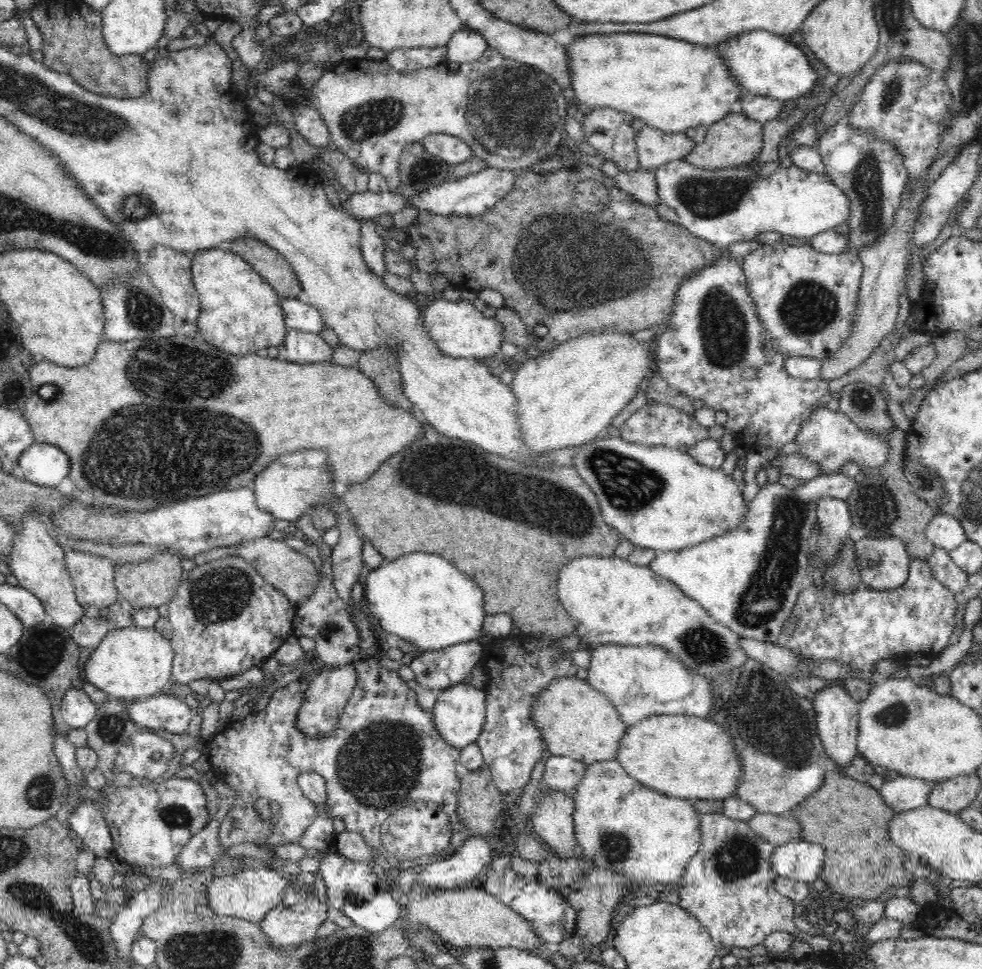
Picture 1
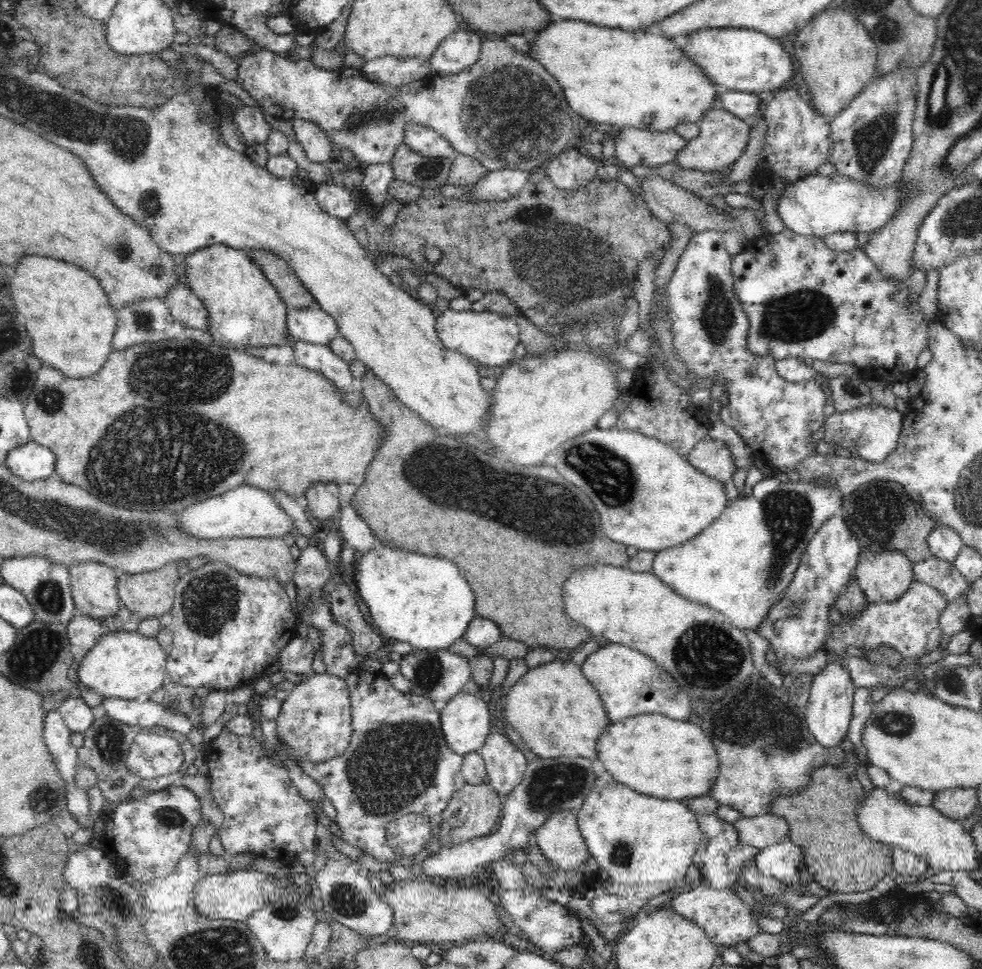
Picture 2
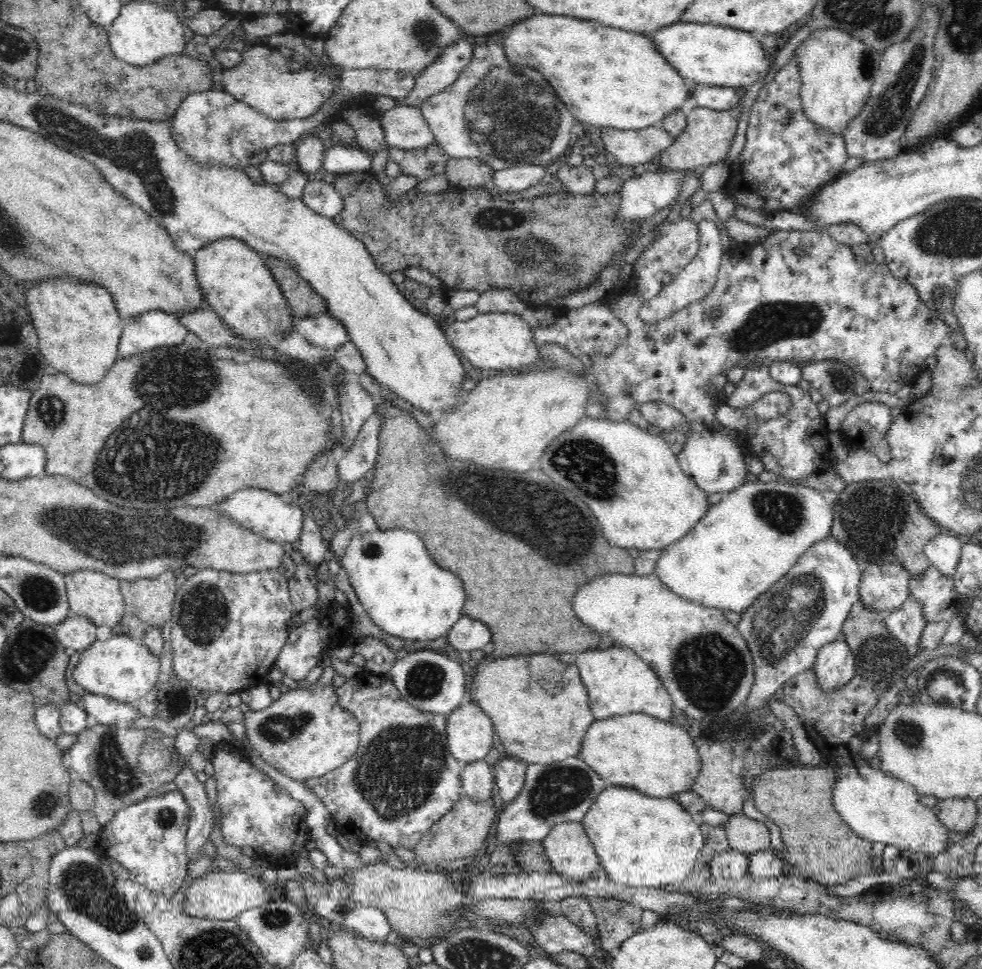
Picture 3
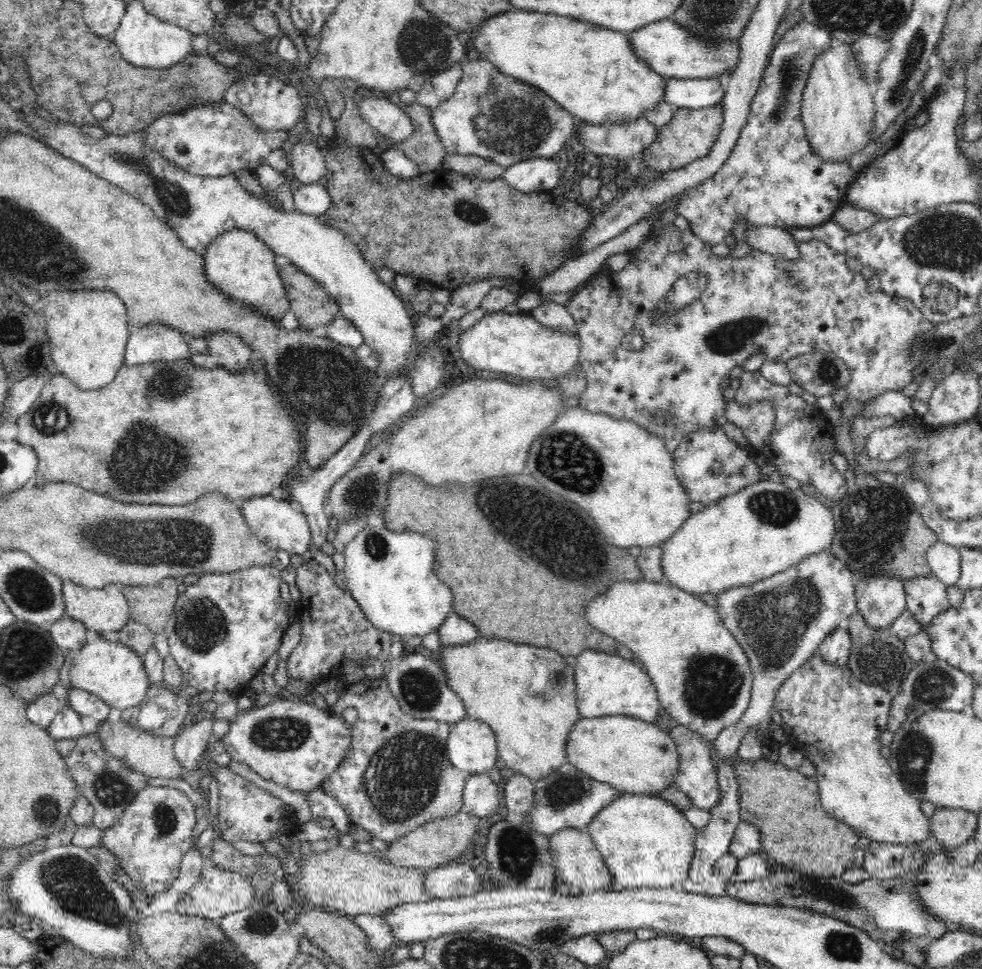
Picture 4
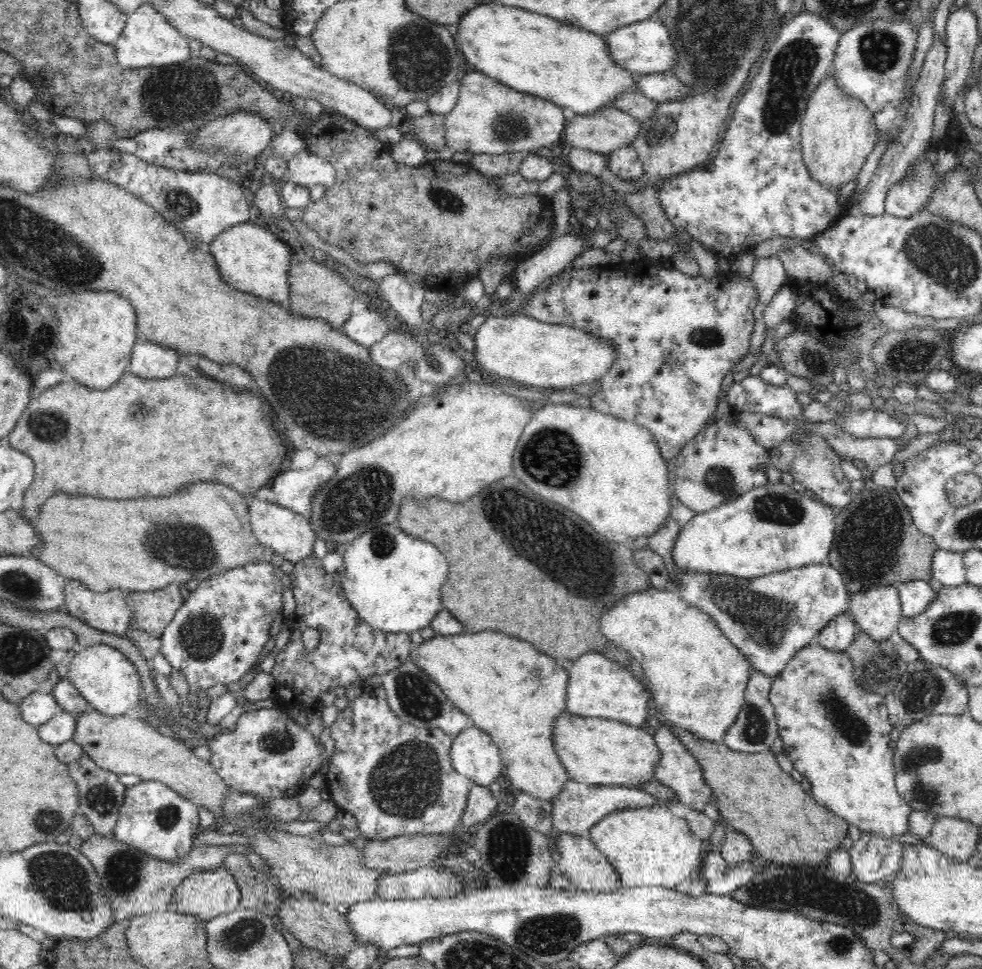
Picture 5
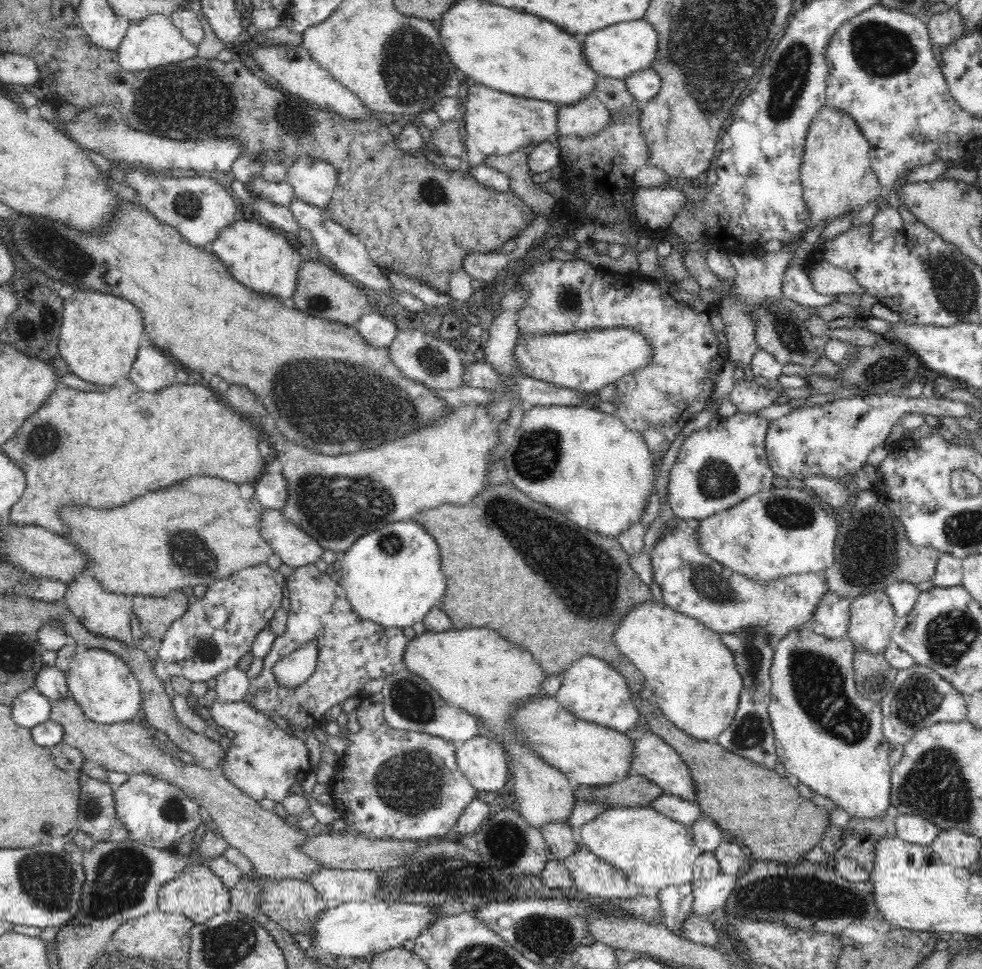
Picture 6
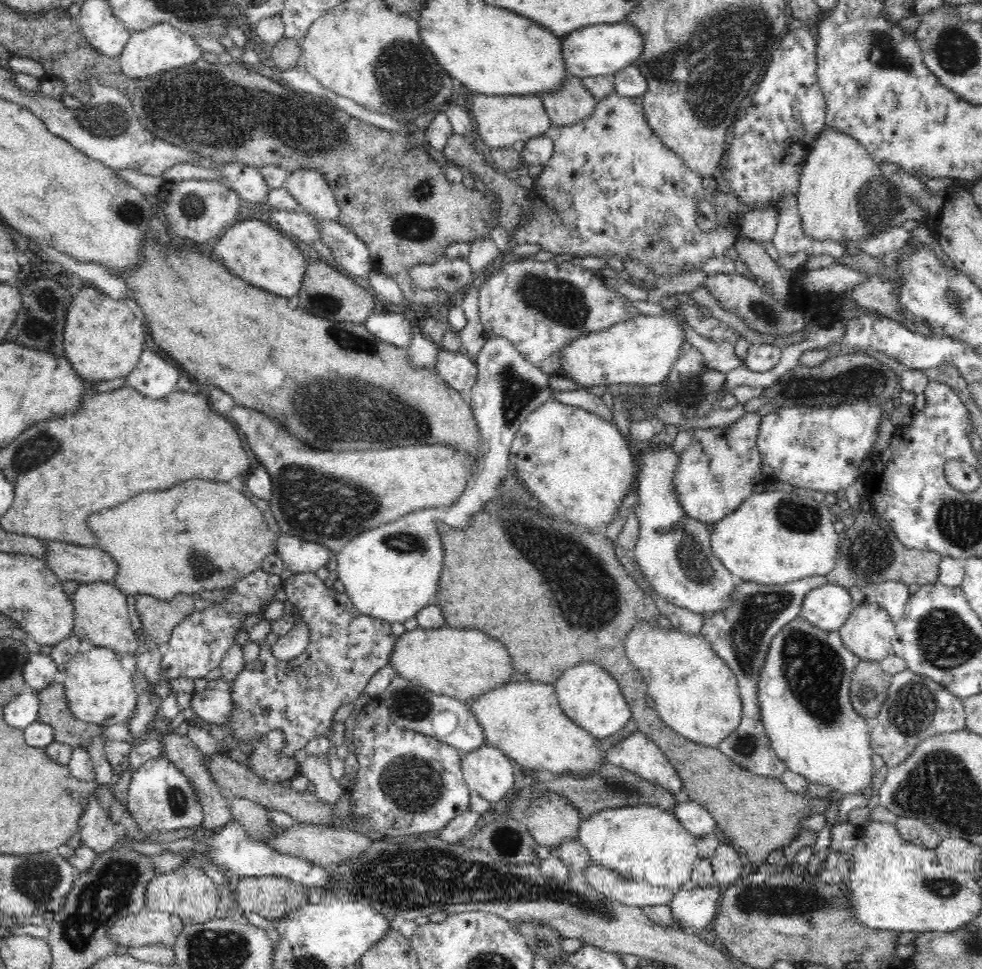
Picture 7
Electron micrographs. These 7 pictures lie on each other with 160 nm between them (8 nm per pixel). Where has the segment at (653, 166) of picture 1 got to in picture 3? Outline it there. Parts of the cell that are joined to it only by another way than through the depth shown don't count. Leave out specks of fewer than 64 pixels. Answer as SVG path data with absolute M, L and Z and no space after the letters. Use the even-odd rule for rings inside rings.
M647 126L640 130L601 129L601 138L605 151L610 152L615 160L628 169L638 164L651 166L664 148L672 144L673 137L663 128Z

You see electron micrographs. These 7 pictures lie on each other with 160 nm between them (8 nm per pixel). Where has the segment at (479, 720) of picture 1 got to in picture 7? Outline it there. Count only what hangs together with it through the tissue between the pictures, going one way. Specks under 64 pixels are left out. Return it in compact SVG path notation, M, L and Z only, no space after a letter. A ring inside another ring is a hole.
M481 746L461 758L461 771L468 788L476 790L484 800L496 803L514 786L515 766L502 751Z

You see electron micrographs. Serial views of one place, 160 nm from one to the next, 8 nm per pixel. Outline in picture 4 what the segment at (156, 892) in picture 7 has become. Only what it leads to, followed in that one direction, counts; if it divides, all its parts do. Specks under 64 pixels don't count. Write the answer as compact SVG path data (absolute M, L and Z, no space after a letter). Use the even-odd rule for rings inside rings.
M208 862L202 868L202 874L198 876L198 880L190 888L190 892L182 894L178 898L176 912L181 915L198 916L217 922L227 914L246 910L254 904L254 888L246 877Z

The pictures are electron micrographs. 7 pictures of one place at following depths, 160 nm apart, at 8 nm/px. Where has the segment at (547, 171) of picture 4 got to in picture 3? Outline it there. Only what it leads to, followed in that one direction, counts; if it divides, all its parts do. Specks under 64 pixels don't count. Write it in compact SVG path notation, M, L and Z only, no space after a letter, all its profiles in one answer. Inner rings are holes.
M544 164L512 166L504 170L497 170L493 176L493 183L502 194L511 196L516 192L528 190L536 186L546 176L547 168Z

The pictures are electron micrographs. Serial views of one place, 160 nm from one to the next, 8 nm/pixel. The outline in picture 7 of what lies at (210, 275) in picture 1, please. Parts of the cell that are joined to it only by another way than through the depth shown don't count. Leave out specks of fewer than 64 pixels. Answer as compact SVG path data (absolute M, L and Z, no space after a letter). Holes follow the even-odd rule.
M257 218L236 221L220 236L213 252L224 260L230 272L242 280L288 299L298 295L307 271L308 262L302 256L302 246L291 236Z

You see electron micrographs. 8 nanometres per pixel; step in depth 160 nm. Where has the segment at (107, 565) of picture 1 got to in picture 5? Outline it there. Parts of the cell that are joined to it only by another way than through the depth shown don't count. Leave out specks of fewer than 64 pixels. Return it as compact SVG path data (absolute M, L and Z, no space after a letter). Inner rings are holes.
M68 579L63 610L92 628L124 637L133 620L126 594L120 589L96 593L84 583Z

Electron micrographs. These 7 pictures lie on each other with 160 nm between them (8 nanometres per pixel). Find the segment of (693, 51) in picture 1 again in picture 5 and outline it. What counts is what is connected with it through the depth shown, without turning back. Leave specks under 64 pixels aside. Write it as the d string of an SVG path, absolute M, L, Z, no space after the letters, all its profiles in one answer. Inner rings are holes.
M482 4L472 10L468 10L458 28L452 30L456 39L456 46L460 46L466 62L474 67L474 70L494 79L498 82L522 92L550 101L563 110L574 111L576 114L592 114L602 106L610 105L625 91L637 91L634 83L635 75L616 66L612 57L608 57L605 38L602 35L590 34L586 30L568 26L555 19L532 14L514 6L502 6L502 4Z

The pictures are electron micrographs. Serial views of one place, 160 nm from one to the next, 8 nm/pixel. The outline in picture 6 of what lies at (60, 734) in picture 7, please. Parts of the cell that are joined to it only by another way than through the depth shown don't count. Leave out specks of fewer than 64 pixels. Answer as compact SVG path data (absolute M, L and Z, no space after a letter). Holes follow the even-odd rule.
M72 696L51 700L50 706L49 721L62 726L62 740L80 750L85 760L97 762L105 771L114 770L128 776L140 772L153 774L177 786L194 802L204 806L229 844L249 858L258 878L297 878L306 881L308 874L324 867L300 851L298 844L302 844L308 835L286 826L286 822L282 822L283 818L278 818L275 811L264 809L258 800L244 794L225 777L222 769L208 771L194 763L186 765L174 759L170 753L156 749L150 741L153 731L147 724L124 722L106 725L93 722L84 716Z

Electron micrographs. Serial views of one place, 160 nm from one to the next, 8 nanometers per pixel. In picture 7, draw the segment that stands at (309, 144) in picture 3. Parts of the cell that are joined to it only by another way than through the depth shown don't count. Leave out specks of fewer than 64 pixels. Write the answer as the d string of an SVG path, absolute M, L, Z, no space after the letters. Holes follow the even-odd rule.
M314 169L295 170L283 186L314 220L337 221L340 207L322 173Z

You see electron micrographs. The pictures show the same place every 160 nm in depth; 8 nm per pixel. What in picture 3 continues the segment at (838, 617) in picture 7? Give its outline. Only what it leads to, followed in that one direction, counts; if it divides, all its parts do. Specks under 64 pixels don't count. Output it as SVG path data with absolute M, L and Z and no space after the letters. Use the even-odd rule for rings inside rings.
M839 636L824 645L817 654L814 670L822 690L844 686L855 675L854 655L847 641Z

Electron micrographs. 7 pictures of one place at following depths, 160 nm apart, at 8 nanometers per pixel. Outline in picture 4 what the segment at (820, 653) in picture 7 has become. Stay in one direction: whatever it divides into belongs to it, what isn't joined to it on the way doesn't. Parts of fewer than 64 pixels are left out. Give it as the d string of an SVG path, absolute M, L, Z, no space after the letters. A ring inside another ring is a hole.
M816 652L800 668L788 674L774 698L772 708L782 715L788 742L816 768L819 799L828 814L874 842L918 845L931 835L931 819L922 816L921 802L904 789L889 760L881 753L880 736L887 729L892 691L862 682L853 676L847 664L832 664Z

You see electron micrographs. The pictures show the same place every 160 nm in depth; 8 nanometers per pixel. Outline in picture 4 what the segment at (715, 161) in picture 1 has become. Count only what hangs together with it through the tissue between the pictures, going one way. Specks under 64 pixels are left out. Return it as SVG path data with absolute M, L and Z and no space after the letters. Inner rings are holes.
M724 99L715 106L706 109L680 109L672 112L670 122L657 127L656 138L652 144L644 146L640 152L643 161L652 170L667 172L684 168L696 159L708 156L723 126Z

